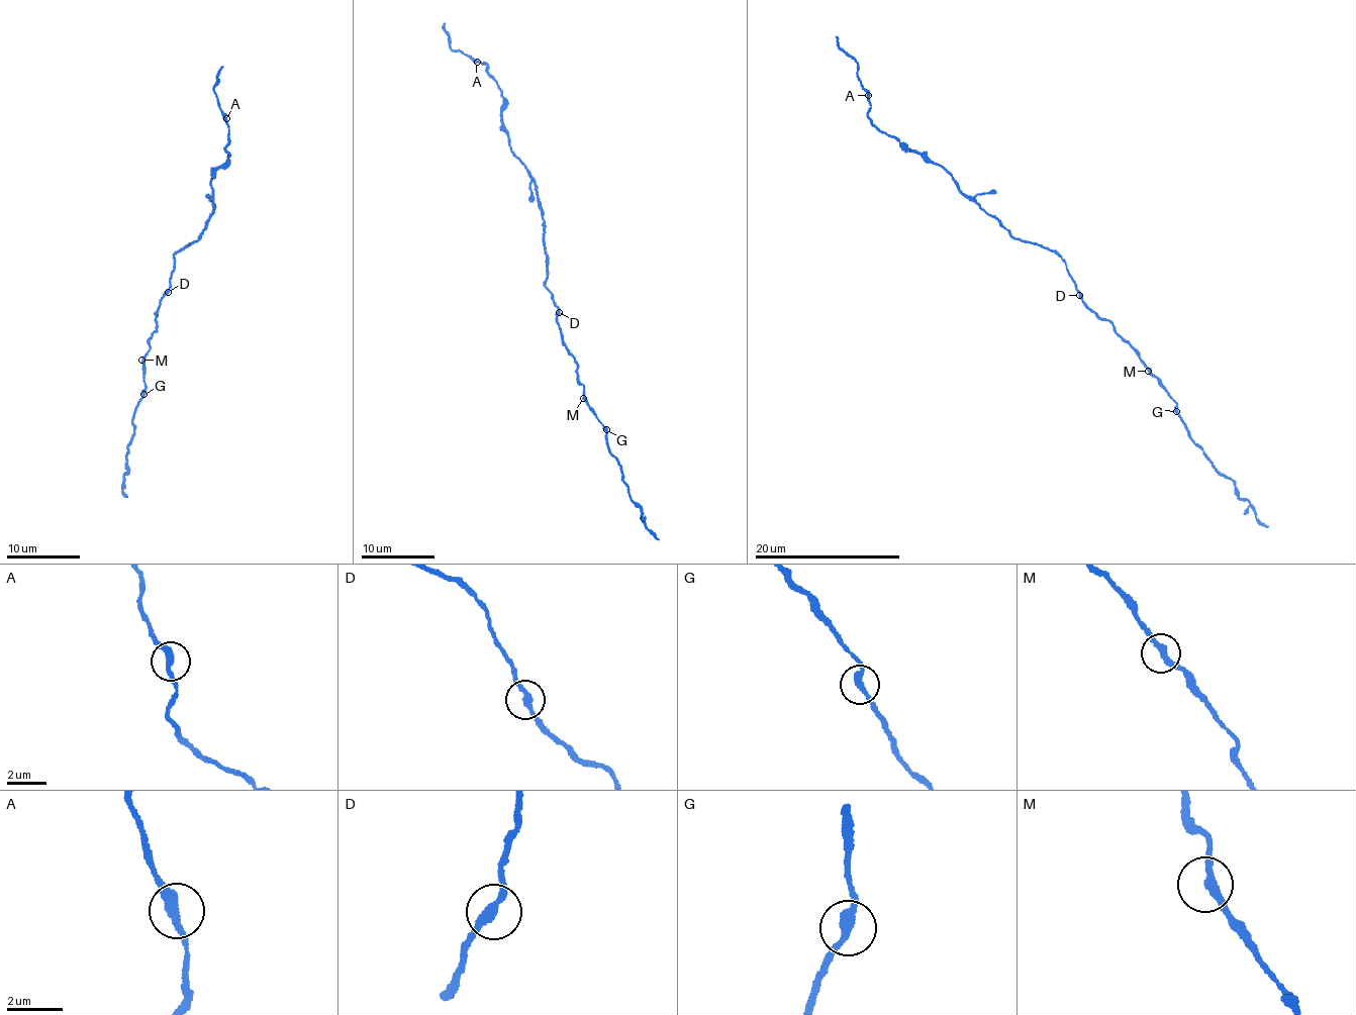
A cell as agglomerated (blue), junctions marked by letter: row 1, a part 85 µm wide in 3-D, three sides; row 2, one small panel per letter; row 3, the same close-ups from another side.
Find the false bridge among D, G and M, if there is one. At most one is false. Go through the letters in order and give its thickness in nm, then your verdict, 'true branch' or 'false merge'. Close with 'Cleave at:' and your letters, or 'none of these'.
D: 300 nm thick; true branch
G: 300 nm thick; true branch
M: 300 nm thick; true branch
Cleave at: none of these

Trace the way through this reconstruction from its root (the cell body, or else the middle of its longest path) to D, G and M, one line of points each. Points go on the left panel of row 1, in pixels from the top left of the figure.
D: (173, 260), (171, 286), (167, 291)
G: (173, 260), (171, 286), (155, 313), (156, 329), (142, 366), (143, 394)
M: (173, 260), (171, 286), (155, 313), (156, 329), (150, 349), (141, 360)

